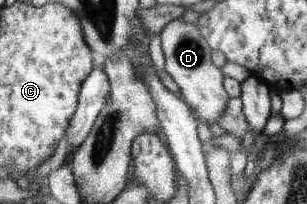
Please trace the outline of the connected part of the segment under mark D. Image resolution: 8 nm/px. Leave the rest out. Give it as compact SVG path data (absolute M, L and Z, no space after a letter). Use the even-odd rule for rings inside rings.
M181 18L169 21L159 34L165 56L165 71L180 87L181 99L185 100L195 119L212 125L225 111L229 94L224 88L223 72L211 61L212 49L199 33L198 25Z

